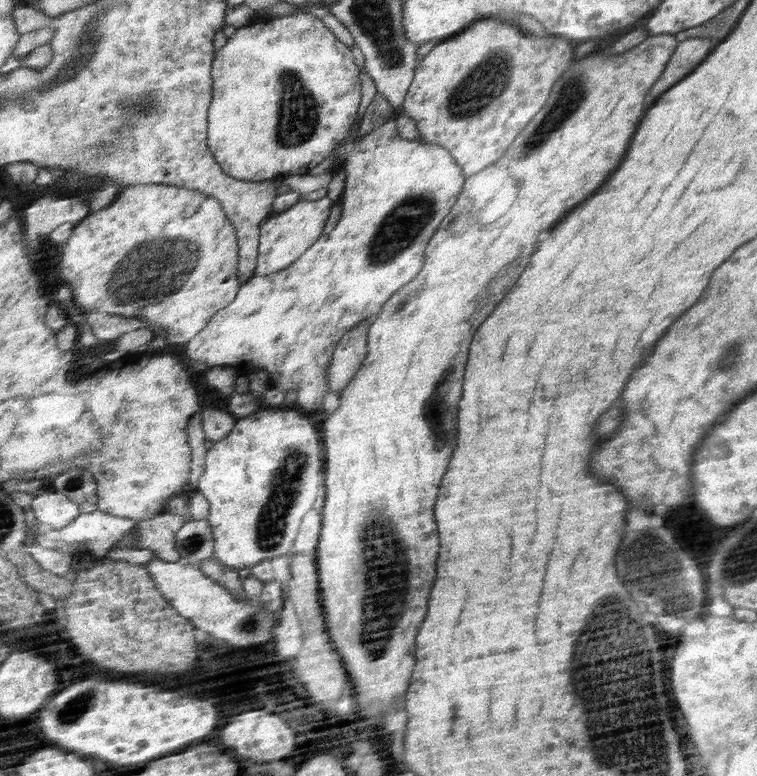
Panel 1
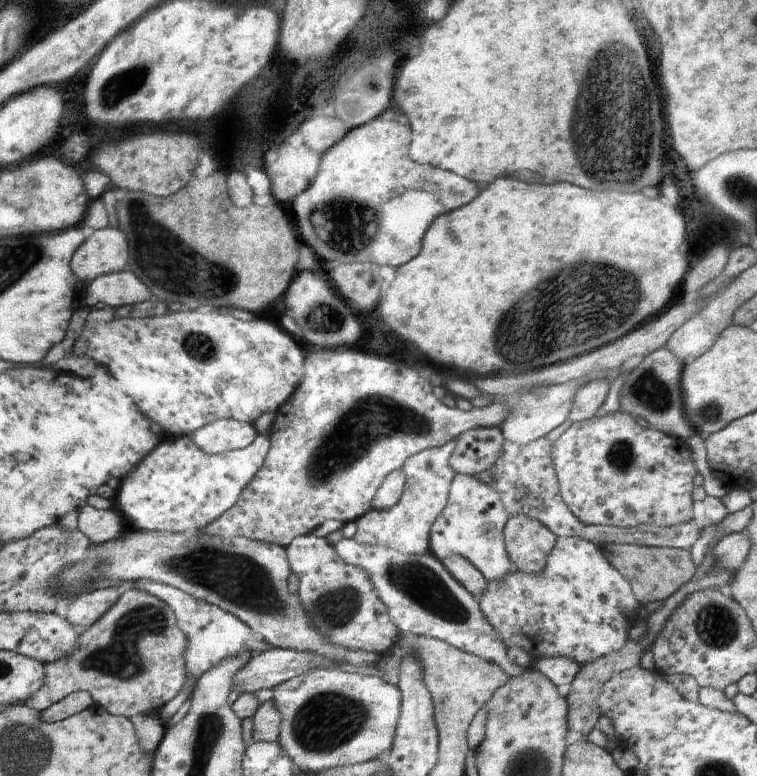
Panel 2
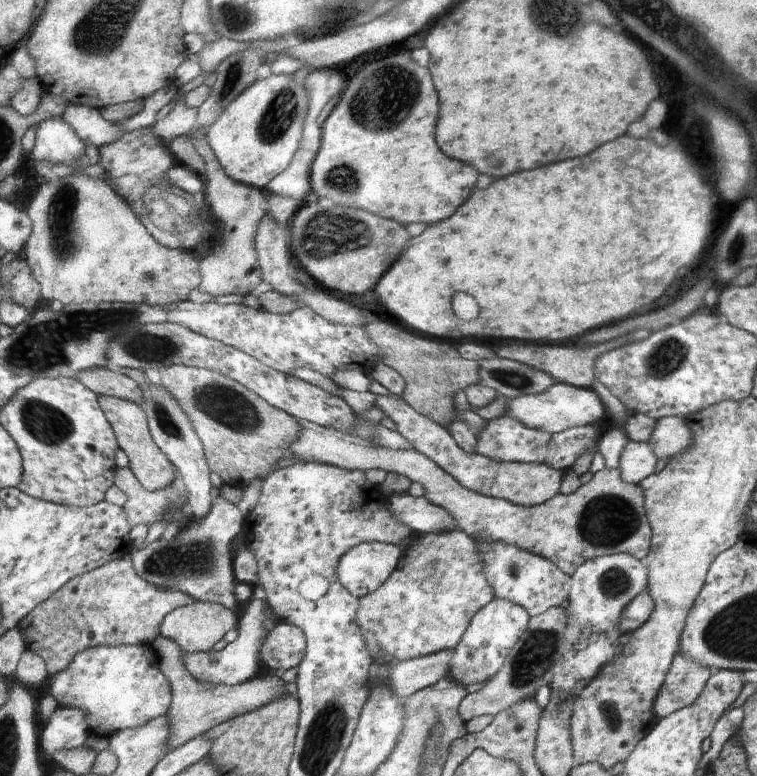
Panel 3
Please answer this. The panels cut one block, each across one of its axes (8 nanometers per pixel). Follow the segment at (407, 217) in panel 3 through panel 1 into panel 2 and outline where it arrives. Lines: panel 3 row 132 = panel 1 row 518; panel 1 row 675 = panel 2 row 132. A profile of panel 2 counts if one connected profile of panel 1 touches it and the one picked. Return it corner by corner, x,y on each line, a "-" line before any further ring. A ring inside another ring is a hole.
378,116
364,126
349,130
338,144
334,144
330,150
322,154
320,170
312,186
307,188
304,194
294,198
298,230
306,244
310,244
318,256
338,262
378,263
398,268
420,252
422,238
436,216
468,204
482,192
482,184
474,184
454,172
432,168
428,164
414,164
408,158
408,144
408,124
384,120

